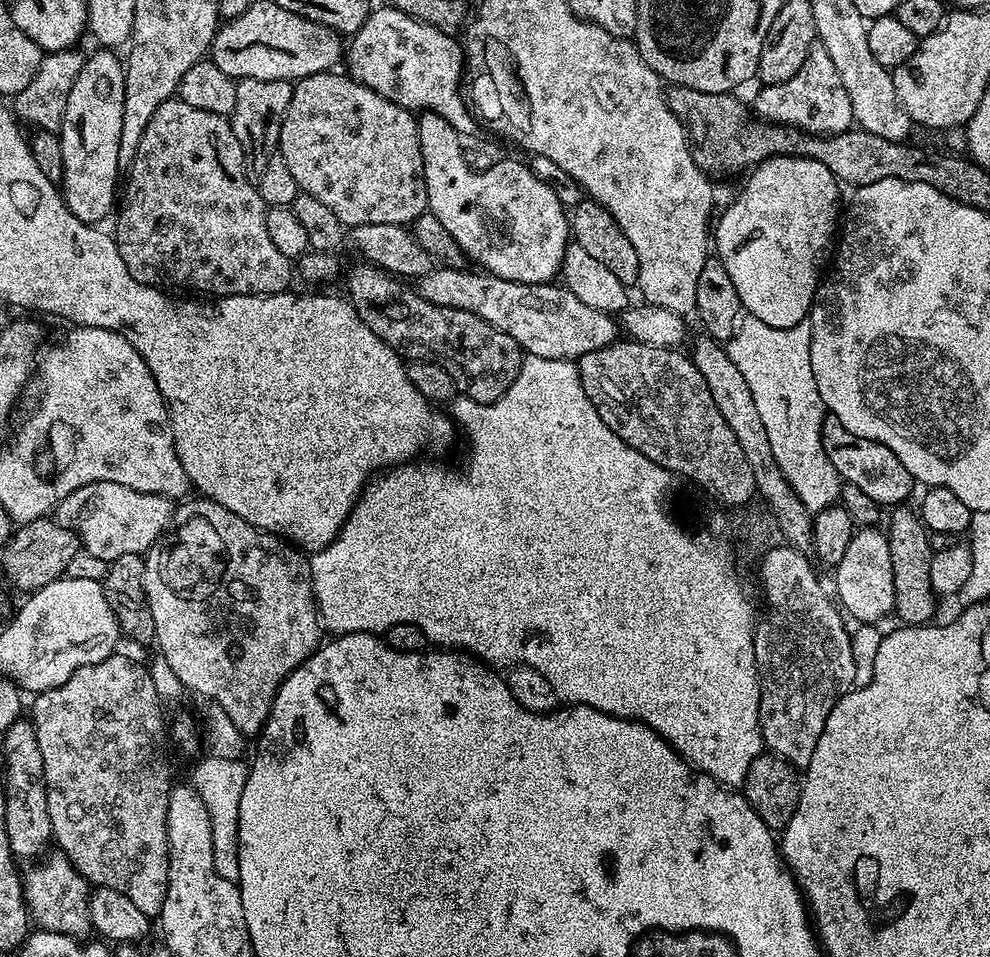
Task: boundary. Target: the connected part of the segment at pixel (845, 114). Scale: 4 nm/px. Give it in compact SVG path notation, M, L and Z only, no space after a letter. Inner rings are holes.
M819 42L812 45L806 62L802 62L794 78L763 85L759 90L761 92L756 96L756 108L754 104L754 112L759 119L774 124L788 124L791 128L817 134L847 132L853 127L850 94L846 94L846 86L842 86L842 78L838 78L838 70L834 70L830 54L826 54L824 45Z

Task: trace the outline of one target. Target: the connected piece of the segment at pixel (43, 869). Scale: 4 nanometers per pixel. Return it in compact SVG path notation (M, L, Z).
M56 850L53 853L45 864L23 873L22 885L24 901L28 904L28 915L37 929L84 938L92 928L88 913L90 885L63 852Z

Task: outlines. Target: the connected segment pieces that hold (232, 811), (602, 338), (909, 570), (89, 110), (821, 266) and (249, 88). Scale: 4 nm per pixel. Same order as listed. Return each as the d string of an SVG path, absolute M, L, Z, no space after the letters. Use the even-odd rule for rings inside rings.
M207 755L196 768L193 785L212 818L212 852L215 869L222 878L237 883L240 878L238 866L238 811L248 777L248 764L243 759L230 759Z
M433 267L431 272L419 277L420 296L435 305L466 310L482 318L514 338L527 355L573 361L592 350L614 344L618 339L617 321L615 324L609 313L593 310L559 283L523 284L498 278L483 270L464 271L463 267Z
M896 506L891 509L892 525L886 528L890 546L890 566L893 570L895 602L894 616L904 626L924 626L936 612L938 597L930 586L930 562L934 544L931 544L930 533L921 522L919 515L908 506Z
M100 46L95 50L97 52L94 53L93 56L89 55L87 59L85 59L82 70L78 74L78 78L74 78L74 86L70 86L70 94L66 98L66 110L64 111L64 117L62 118L62 122L58 129L60 145L62 146L62 166L64 167L64 178L62 181L62 195L64 201L66 202L68 209L74 214L74 218L78 218L82 222L86 222L93 226L104 222L100 220L107 218L108 211L112 208L112 203L114 203L114 208L114 205L118 200L118 184L116 188L116 182L119 178L121 181L122 178L122 165L118 158L118 146L122 142L122 106L124 105L124 69L126 67L125 61L121 59L121 57L119 60L119 58L116 57L117 53L113 51L113 49Z
M774 156L770 160L763 160L763 162L756 165L755 168L747 173L746 179L748 179L748 181L745 182L744 189L737 194L736 201L721 214L720 221L718 221L719 216L715 221L715 255L722 262L722 266L726 266L726 274L730 274L730 282L734 282L734 290L738 292L740 307L747 315L758 318L762 322L766 322L766 326L789 328L795 324L803 324L807 321L808 314L812 310L812 299L816 297L816 287L818 287L821 282L822 273L829 263L830 253L834 248L834 237L838 232L838 212L836 216L836 203L840 200L840 191L842 191L841 185L838 183L836 175L834 175L825 164L817 160L812 160L808 156Z
M246 78L236 80L236 89L238 99L234 102L230 123L234 130L234 138L238 138L244 151L249 177L259 178L262 170L266 170L266 162L277 151L280 143L280 127L290 106L292 84L287 80Z

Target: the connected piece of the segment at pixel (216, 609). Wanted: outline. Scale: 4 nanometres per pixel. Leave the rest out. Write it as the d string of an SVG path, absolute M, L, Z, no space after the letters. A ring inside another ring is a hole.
M189 499L184 502L189 502L189 504L184 504L181 508L179 505L173 511L170 530L165 531L144 556L144 589L150 606L150 614L154 614L154 630L156 631L154 644L155 647L160 647L157 648L159 655L166 658L170 669L174 670L174 674L187 691L189 688L190 691L201 692L204 696L213 696L216 699L215 707L225 712L226 717L234 722L234 726L245 738L256 738L264 729L264 723L268 721L272 703L282 682L298 665L306 662L306 658L313 656L322 643L320 610L316 607L316 597L312 594L312 566L291 543L285 542L277 533L256 528L250 522L246 522L246 518L238 518L238 514L226 510L226 506L216 504L213 500L196 499L200 500Z

